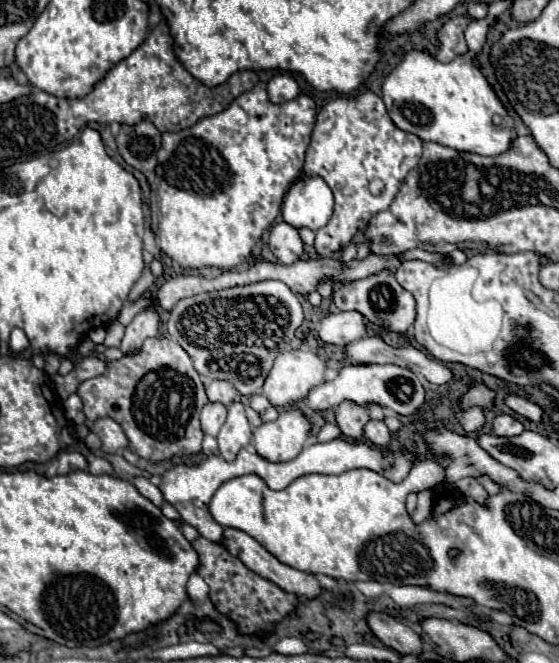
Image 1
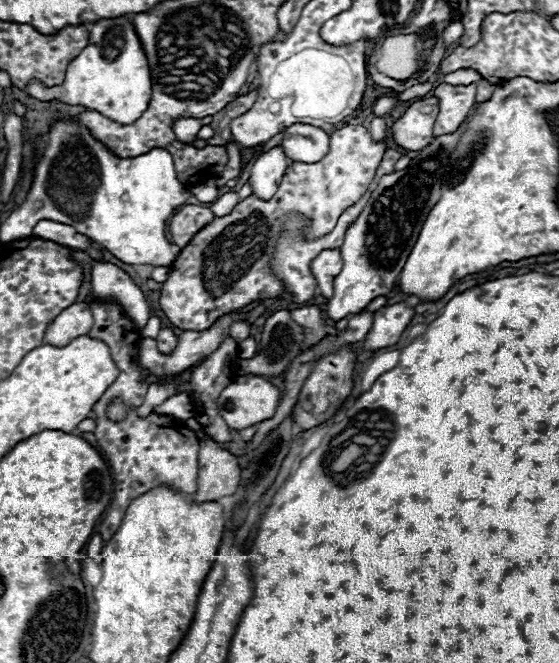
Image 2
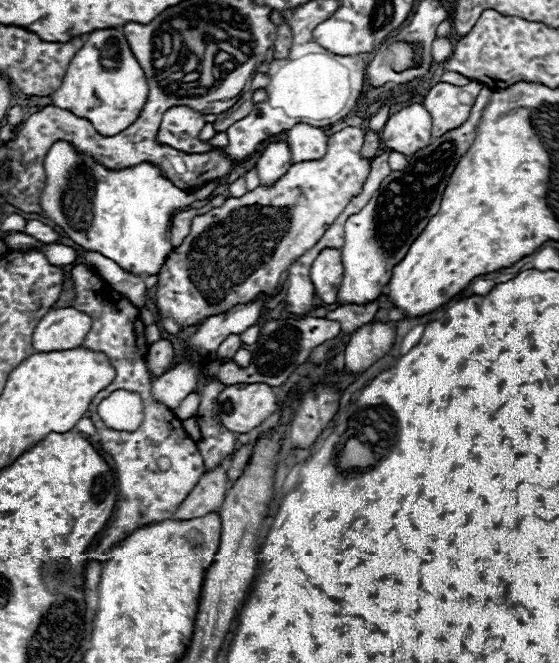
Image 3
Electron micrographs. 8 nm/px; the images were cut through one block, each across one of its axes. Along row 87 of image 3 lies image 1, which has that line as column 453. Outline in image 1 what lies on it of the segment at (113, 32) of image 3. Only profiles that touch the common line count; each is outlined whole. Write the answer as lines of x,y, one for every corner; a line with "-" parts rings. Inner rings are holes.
472,20
466,28
468,54
462,54
448,64
416,50
404,56
382,84
384,104
398,128
416,134
424,142
438,142
480,156
498,156
510,150
512,140
518,136
514,118
508,114
484,74
472,64
472,56
482,50
486,34
488,20

